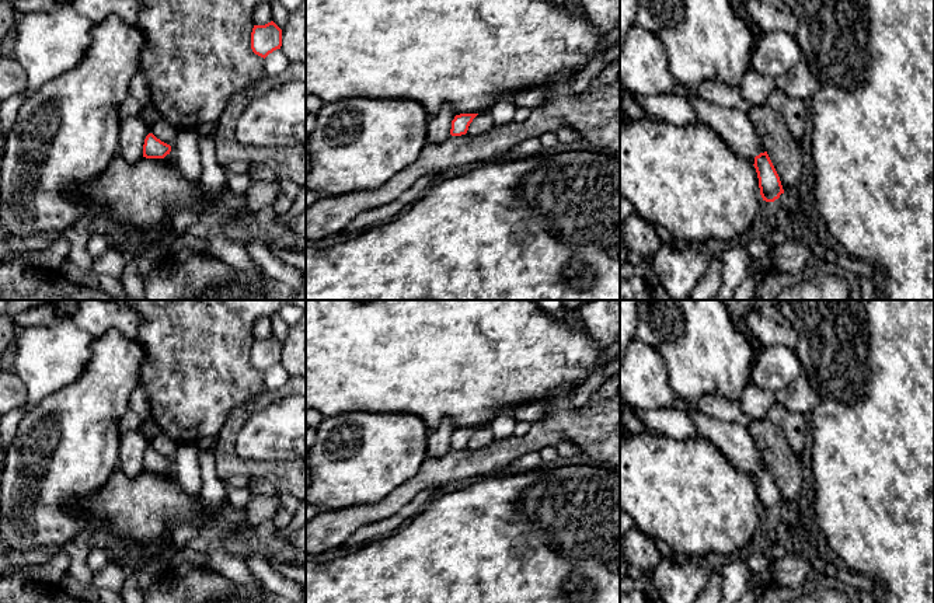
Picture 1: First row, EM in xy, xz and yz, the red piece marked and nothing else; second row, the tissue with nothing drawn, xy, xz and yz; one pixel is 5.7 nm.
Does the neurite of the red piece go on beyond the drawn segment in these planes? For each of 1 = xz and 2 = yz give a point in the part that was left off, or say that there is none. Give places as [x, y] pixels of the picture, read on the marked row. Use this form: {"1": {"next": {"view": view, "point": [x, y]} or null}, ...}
{"1": {"next": null}, "2": {"next": null}}

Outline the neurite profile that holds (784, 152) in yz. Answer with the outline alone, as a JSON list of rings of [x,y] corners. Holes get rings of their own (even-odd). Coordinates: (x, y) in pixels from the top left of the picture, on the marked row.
[[[767,104],[754,105],[747,115],[780,177],[784,192],[788,191],[804,171],[799,143],[784,118]]]

